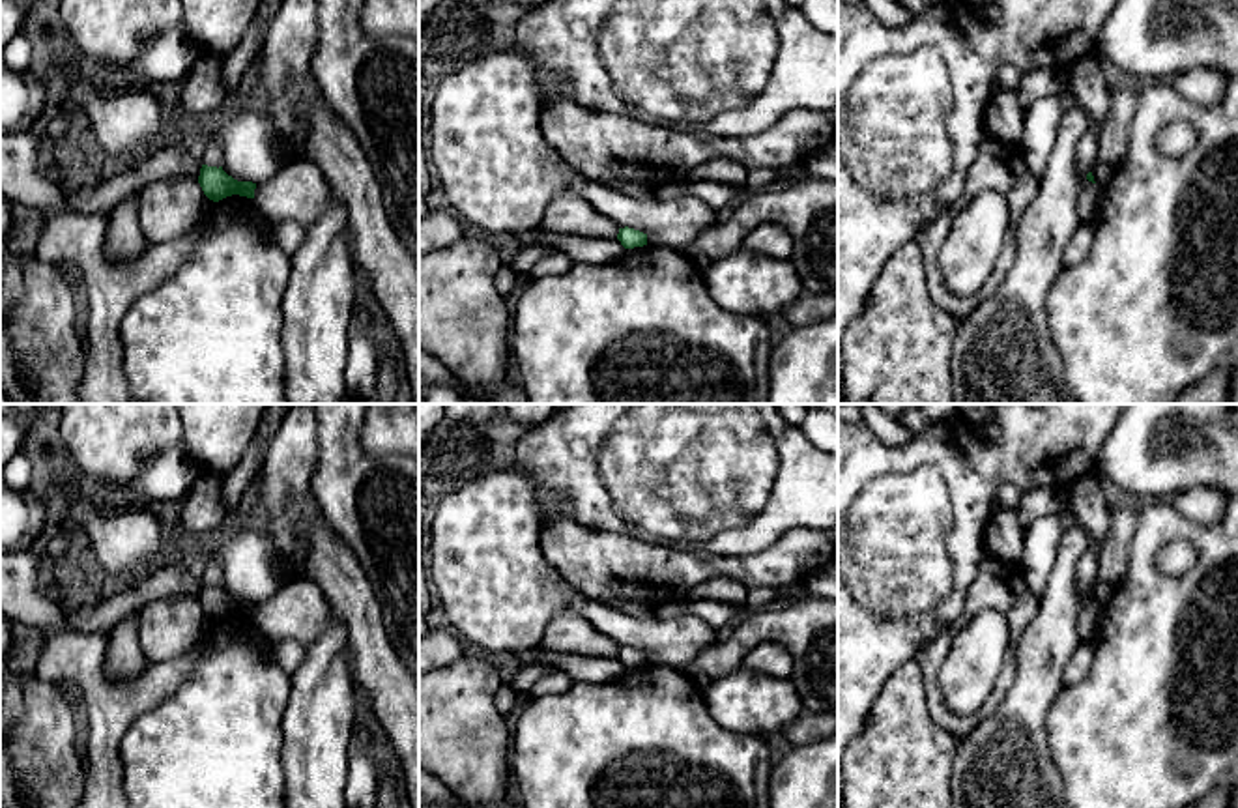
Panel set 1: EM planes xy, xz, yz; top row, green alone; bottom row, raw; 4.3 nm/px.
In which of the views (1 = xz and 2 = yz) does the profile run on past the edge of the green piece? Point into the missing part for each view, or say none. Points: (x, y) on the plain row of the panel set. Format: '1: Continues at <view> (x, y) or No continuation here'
1: No continuation here
2: No continuation here

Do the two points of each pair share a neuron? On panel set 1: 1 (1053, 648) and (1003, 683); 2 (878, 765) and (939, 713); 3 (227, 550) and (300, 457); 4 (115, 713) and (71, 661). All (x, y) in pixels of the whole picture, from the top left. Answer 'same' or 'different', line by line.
1: different
2: different
3: same
4: same

